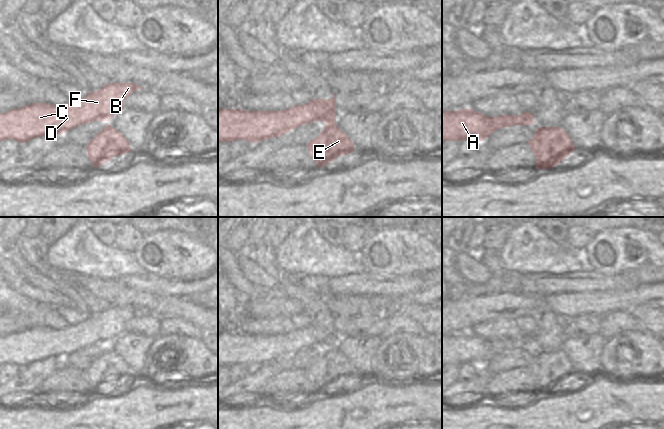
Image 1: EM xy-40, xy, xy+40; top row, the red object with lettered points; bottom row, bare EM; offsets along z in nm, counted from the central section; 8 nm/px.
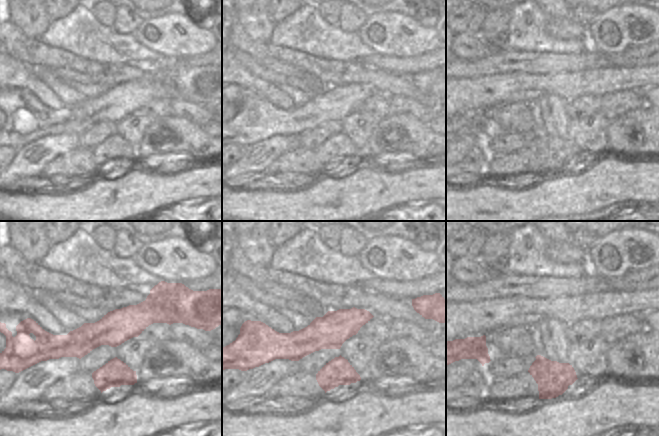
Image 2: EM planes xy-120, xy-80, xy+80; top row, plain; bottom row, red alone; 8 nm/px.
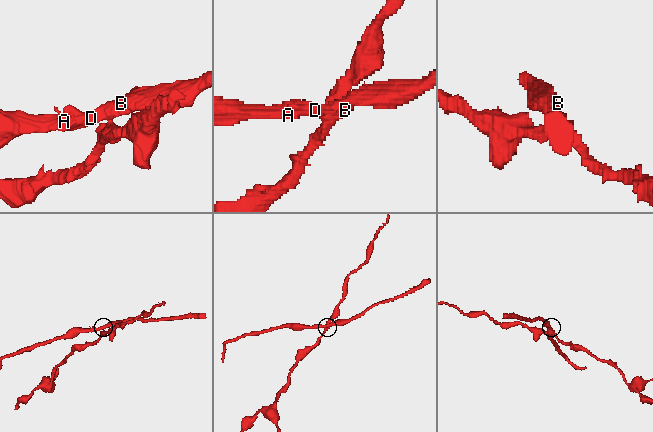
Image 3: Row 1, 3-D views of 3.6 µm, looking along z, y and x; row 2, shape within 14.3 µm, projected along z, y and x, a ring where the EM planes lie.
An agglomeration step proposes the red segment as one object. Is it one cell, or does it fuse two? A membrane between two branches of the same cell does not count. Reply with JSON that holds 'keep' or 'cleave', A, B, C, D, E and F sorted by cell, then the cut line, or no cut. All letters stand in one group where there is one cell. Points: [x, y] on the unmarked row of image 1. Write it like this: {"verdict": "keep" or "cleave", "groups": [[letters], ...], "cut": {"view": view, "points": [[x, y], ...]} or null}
{"verdict": "cleave", "groups": [["A", "B", "C", "D", "F"], ["E"]], "cut": {"view": "xy", "points": [[326, 346], [335, 347]]}}

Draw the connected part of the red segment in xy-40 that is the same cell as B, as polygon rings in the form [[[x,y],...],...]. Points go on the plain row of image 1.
[[[107,307],[101,313],[88,317],[85,321],[68,326],[65,329],[49,327],[33,327],[19,333],[11,333],[0,337],[0,365],[13,363],[25,367],[35,361],[49,357],[59,359],[91,345],[109,345],[124,333],[124,324],[137,313],[145,313],[133,307]]]

